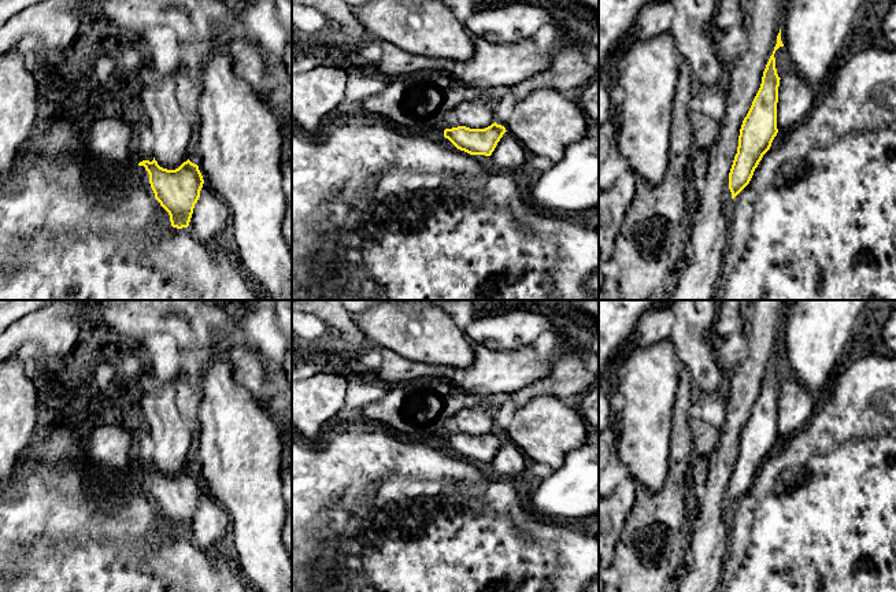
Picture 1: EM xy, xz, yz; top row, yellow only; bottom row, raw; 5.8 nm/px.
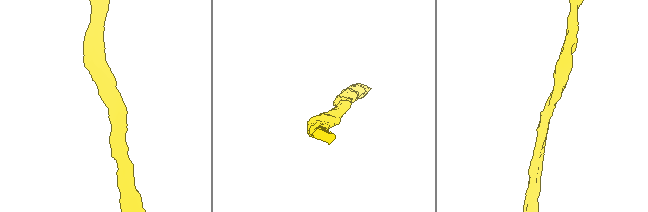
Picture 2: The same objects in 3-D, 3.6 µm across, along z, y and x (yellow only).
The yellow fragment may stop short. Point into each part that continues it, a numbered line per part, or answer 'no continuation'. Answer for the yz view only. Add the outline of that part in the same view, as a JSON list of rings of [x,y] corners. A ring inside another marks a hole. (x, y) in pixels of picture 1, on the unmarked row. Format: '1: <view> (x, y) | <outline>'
1: yz (704, 559) | [[[755,300],[748,337],[748,356],[732,380],[726,397],[726,422],[711,455],[704,502],[690,521],[690,545],[685,554],[685,573],[674,592],[715,592],[729,548],[722,522],[722,497],[738,454],[744,425],[760,395],[763,378],[773,362],[782,332],[788,300]]]

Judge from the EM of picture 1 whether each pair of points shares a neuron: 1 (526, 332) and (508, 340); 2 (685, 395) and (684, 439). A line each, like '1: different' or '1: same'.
1: same
2: same

